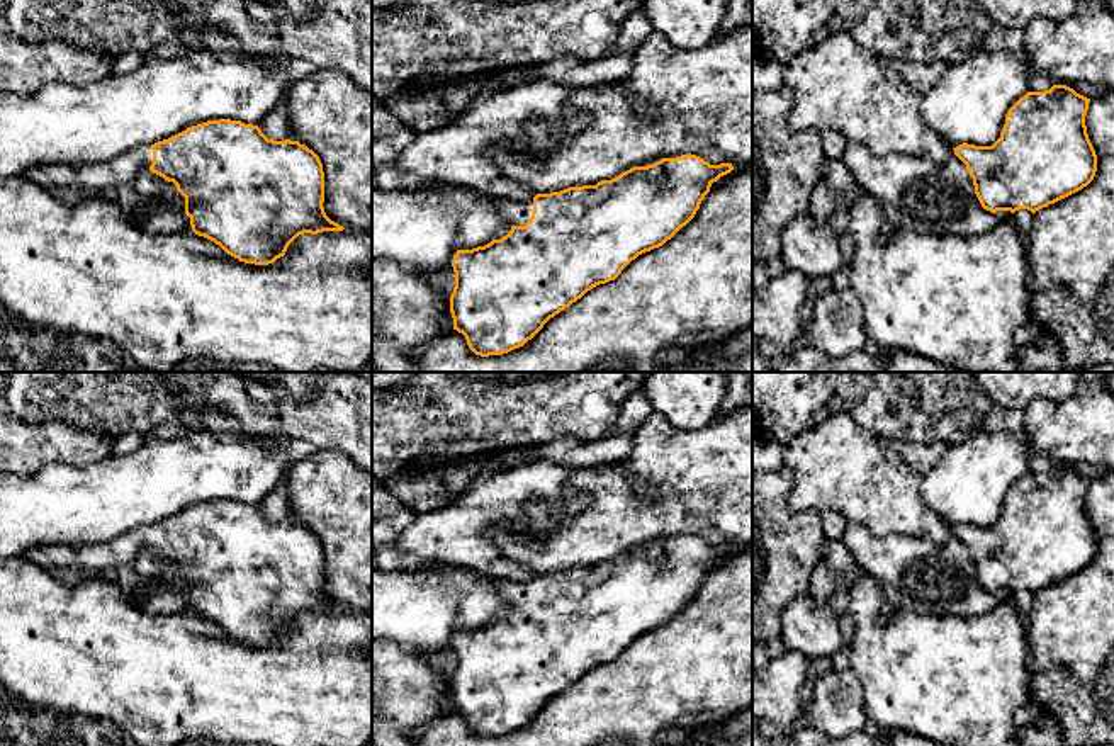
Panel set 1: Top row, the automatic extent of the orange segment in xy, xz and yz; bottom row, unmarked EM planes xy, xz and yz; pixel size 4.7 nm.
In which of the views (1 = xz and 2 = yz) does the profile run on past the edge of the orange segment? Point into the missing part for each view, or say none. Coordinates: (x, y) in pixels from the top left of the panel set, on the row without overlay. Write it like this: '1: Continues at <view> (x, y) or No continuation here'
1: Continues at xz (515, 593)
2: No continuation here

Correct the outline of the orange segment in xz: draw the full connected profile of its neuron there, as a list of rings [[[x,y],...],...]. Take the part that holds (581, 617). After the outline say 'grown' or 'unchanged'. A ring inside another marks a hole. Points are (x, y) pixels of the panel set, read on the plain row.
[[[688,534],[633,547],[596,566],[537,574],[523,583],[494,578],[511,612],[501,620],[457,630],[453,636],[453,710],[462,714],[469,729],[481,738],[523,727],[550,698],[588,671],[615,661],[639,636],[671,620],[695,598],[712,564],[732,551],[732,544],[710,545]]] | grown

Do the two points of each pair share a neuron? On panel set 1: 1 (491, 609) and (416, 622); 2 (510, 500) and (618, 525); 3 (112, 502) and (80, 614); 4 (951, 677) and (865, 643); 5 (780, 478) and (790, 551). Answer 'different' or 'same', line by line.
1: same
2: different
3: different
4: same
5: same

